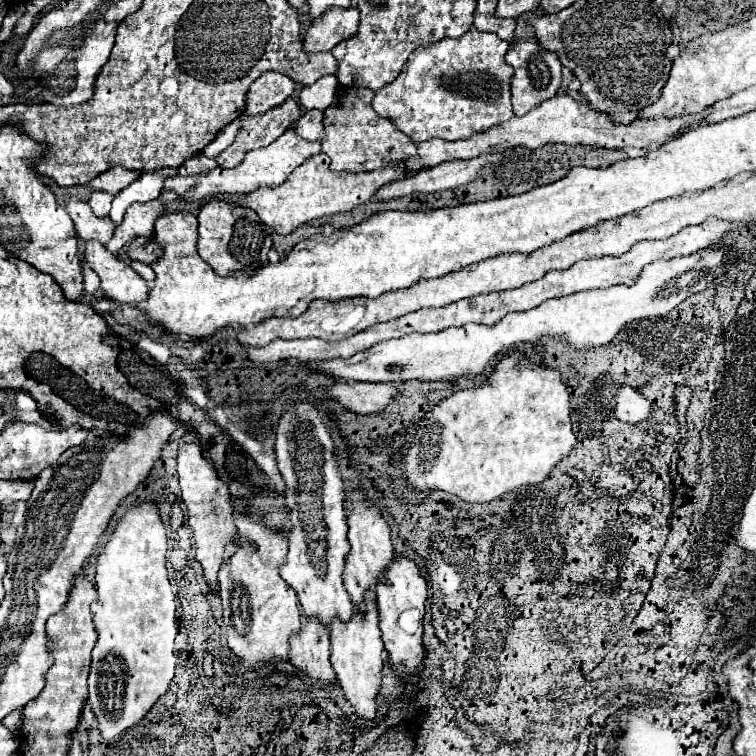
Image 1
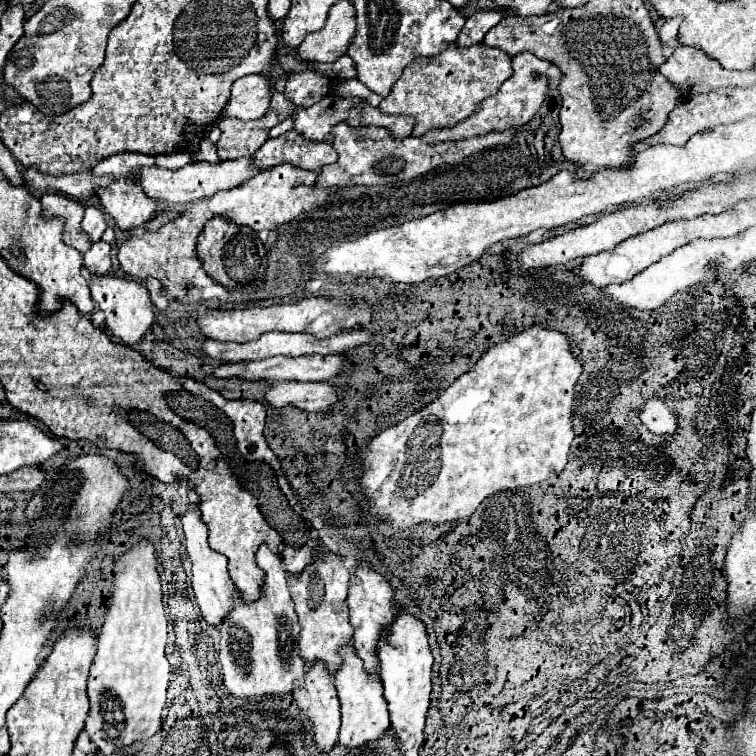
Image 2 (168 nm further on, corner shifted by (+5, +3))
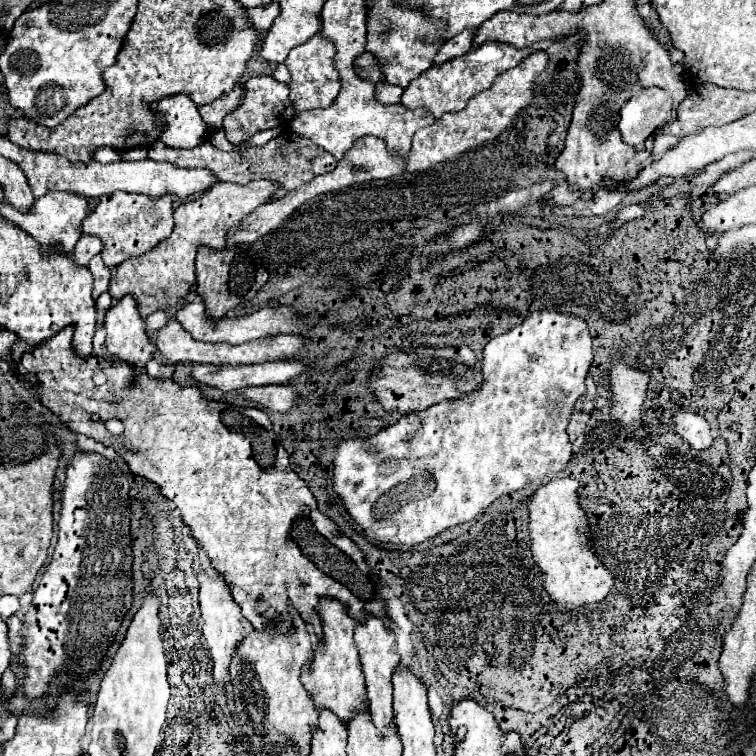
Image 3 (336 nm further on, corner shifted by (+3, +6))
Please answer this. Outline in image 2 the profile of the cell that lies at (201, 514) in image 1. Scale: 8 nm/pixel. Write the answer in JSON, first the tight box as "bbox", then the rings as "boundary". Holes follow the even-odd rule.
{"bbox":[184,501,234,627],"boundary":[[[192,501],[190,507],[188,507],[188,513],[184,517],[184,531],[186,531],[186,537],[200,537],[196,539],[194,543],[186,541],[186,555],[190,555],[190,563],[194,563],[194,571],[190,571],[190,587],[194,587],[194,599],[198,599],[198,605],[194,605],[198,609],[198,617],[210,625],[210,627],[218,627],[228,611],[234,607],[234,583],[228,575],[228,563],[226,563],[226,557],[212,551],[210,545],[208,545],[208,529],[202,519],[198,519],[198,503]]]}

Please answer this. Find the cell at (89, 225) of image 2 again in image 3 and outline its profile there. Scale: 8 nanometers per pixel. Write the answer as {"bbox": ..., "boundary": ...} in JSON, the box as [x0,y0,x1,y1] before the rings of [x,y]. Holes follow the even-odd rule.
{"bbox":[74,234,104,266],"boundary":[[[82,234],[76,248],[74,248],[74,262],[80,266],[86,266],[92,256],[102,252],[102,248],[104,248],[104,244],[100,244],[100,240],[96,240],[96,236]]]}

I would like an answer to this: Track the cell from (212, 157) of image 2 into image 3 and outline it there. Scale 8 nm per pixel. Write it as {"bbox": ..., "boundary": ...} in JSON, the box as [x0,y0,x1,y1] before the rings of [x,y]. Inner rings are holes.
{"bbox":[148,130,338,200],"boundary":[[[282,130],[282,134],[274,140],[270,140],[266,146],[248,146],[238,152],[222,152],[210,142],[202,142],[200,146],[196,146],[192,150],[174,150],[158,140],[148,148],[148,158],[156,160],[156,162],[170,162],[170,164],[184,166],[184,168],[208,168],[222,182],[248,184],[250,180],[260,180],[260,178],[276,180],[276,182],[280,182],[280,190],[272,196],[272,200],[282,198],[284,194],[304,186],[318,174],[332,172],[338,164],[330,152],[324,152],[320,146],[312,144],[306,138],[300,138],[298,134],[294,134],[290,130]]]}

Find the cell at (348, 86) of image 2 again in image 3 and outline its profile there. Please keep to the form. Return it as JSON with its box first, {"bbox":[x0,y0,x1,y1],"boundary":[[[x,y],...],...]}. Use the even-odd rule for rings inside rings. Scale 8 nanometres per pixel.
{"bbox":[376,82,402,104],"boundary":[[[378,82],[376,84],[376,100],[382,102],[382,104],[396,104],[402,96],[402,88],[398,86],[390,86],[390,84],[384,84],[384,82]]]}

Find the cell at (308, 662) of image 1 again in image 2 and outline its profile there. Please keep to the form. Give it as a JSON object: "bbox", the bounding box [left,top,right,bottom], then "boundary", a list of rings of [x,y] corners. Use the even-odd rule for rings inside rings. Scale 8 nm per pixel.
{"bbox":[294,663,340,753],"boundary":[[[314,663],[314,667],[308,669],[304,687],[294,691],[294,701],[312,723],[316,747],[322,749],[322,753],[330,753],[338,741],[340,703],[338,691],[322,663]]]}

